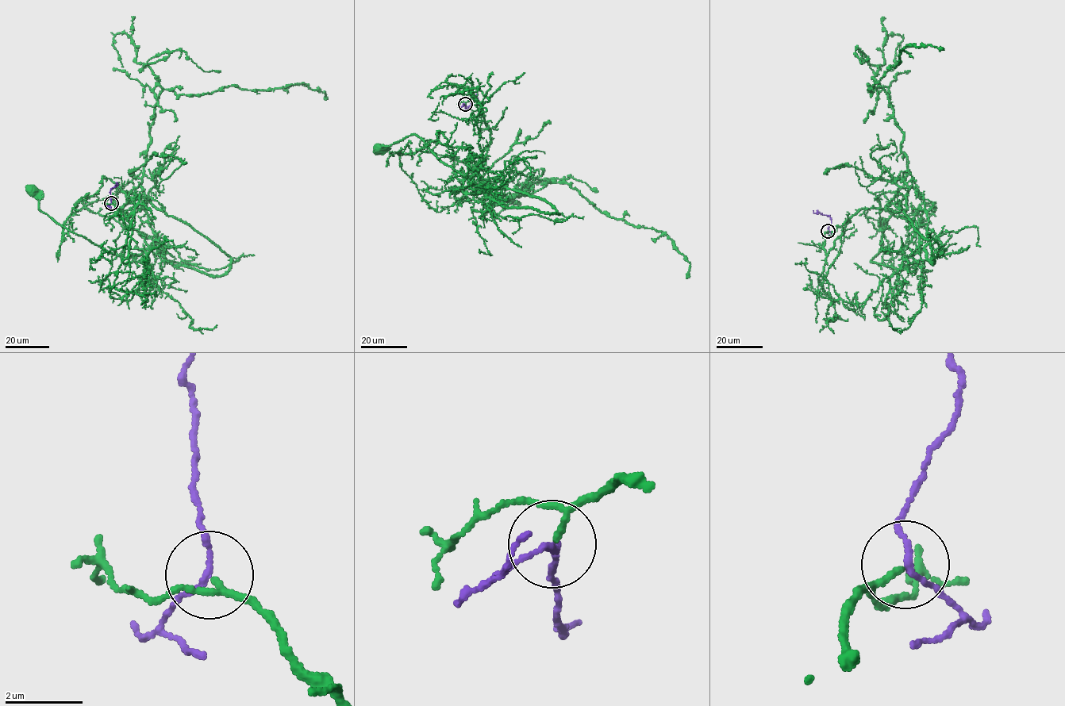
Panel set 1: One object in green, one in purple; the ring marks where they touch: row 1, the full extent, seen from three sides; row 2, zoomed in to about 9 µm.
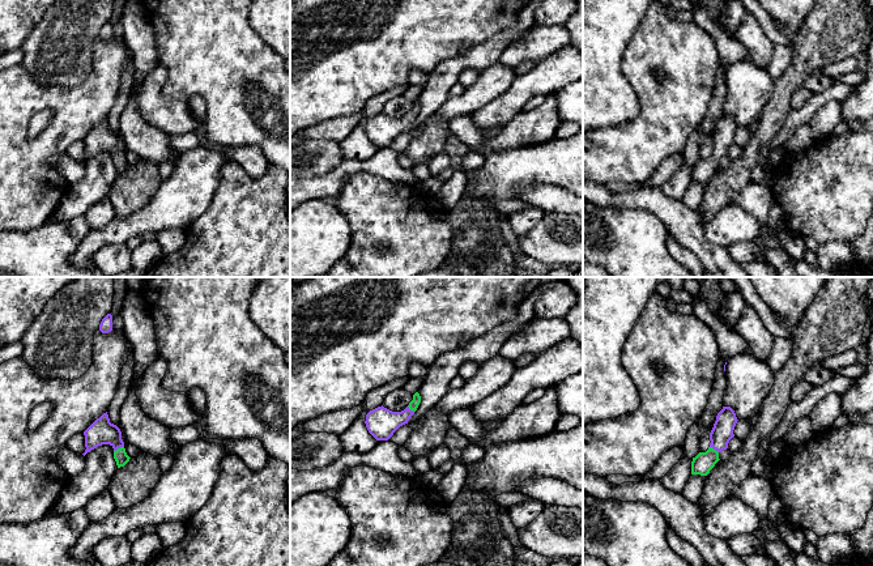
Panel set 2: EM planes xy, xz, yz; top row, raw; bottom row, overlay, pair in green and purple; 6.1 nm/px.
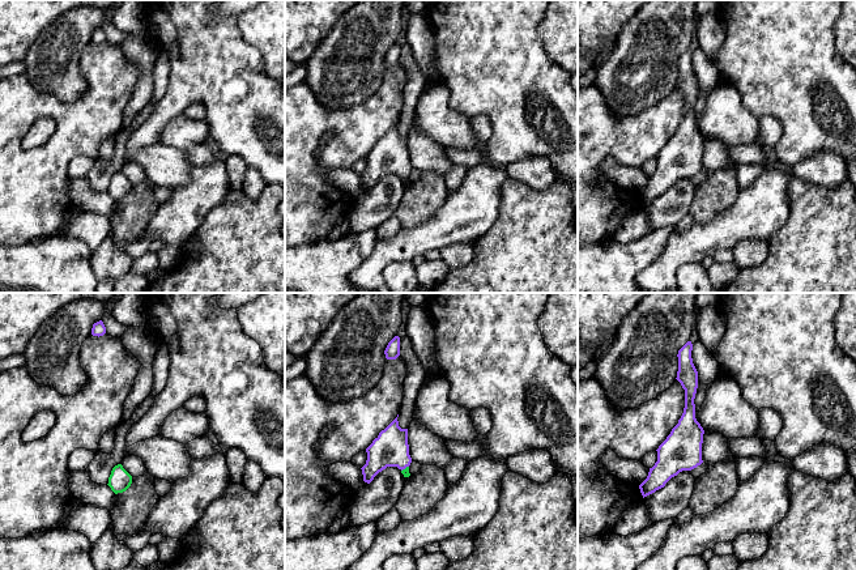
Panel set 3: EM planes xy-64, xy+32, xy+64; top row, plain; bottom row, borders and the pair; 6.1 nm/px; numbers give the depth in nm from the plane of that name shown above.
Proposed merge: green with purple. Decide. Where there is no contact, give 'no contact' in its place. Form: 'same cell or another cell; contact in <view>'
same cell; contact in xy

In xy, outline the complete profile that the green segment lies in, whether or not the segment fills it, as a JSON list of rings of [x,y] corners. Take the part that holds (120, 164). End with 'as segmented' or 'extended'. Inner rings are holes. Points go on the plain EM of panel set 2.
[[[107,119],[97,125],[85,139],[85,159],[84,163],[91,157],[102,152],[110,152],[114,156],[114,166],[118,175],[124,174],[129,169],[125,159],[124,149],[122,146],[120,136],[110,129]]] | extended

